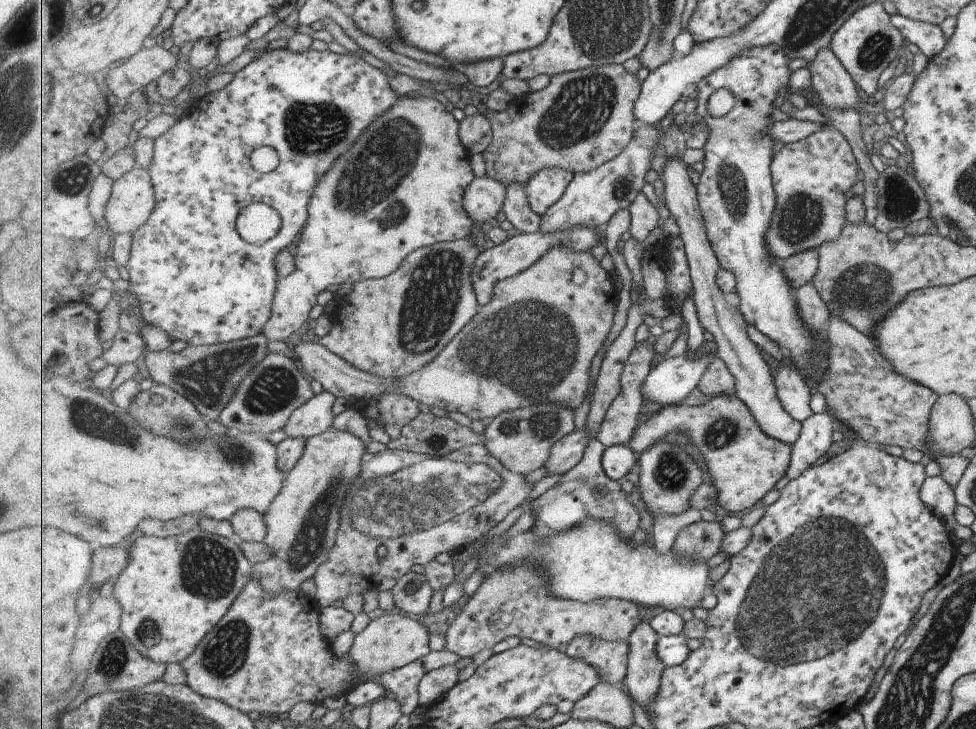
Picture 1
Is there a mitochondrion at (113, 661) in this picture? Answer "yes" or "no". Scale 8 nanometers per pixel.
yes

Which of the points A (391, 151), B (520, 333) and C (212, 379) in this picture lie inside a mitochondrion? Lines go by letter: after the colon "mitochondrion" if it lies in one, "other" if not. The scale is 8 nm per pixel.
A: mitochondrion
B: mitochondrion
C: mitochondrion

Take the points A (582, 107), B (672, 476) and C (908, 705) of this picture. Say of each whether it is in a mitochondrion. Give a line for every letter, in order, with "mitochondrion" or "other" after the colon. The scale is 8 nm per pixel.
A: mitochondrion
B: mitochondrion
C: mitochondrion

